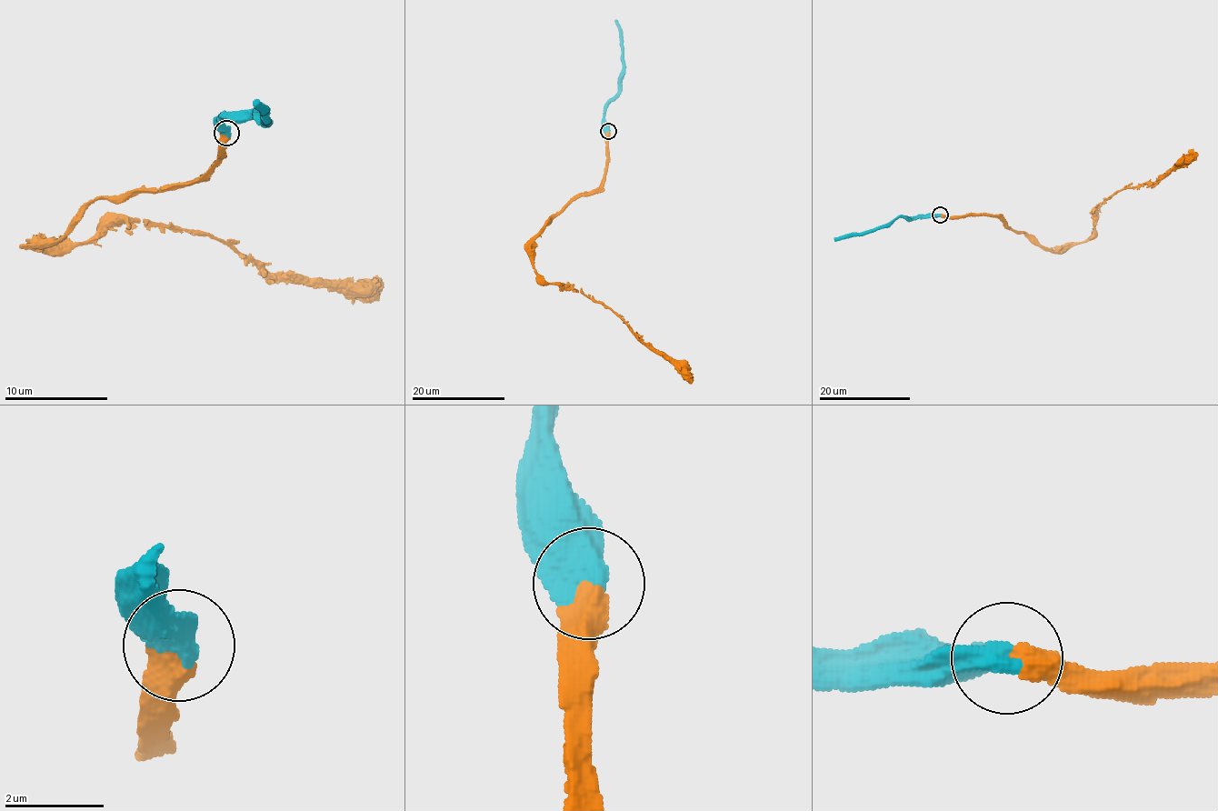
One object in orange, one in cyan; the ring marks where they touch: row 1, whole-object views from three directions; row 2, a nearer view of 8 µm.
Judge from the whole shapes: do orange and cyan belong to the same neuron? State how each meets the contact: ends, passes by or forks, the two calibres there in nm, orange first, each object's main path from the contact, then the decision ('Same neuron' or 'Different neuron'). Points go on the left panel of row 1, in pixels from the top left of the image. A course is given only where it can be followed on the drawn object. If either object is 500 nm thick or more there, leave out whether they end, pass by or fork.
Thickness 500 nm (orange) against 700 nm. Course of orange: (225, 134), (210, 175), (95, 200), (38, 249), (146, 220), (302, 281), (355, 293), (382, 280). Course of cyan: (225, 134), (222, 112), (253, 112), (263, 119), (266, 105), (263, 102), (253, 105). Same neuron

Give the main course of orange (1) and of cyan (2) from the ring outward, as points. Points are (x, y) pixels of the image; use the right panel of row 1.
1: (940, 215), (992, 215), (1052, 250), (1078, 244), (1094, 232), (1098, 204), (1164, 175), (1193, 148)
2: (940, 215), (901, 216), (863, 233), (839, 235), (834, 241)

